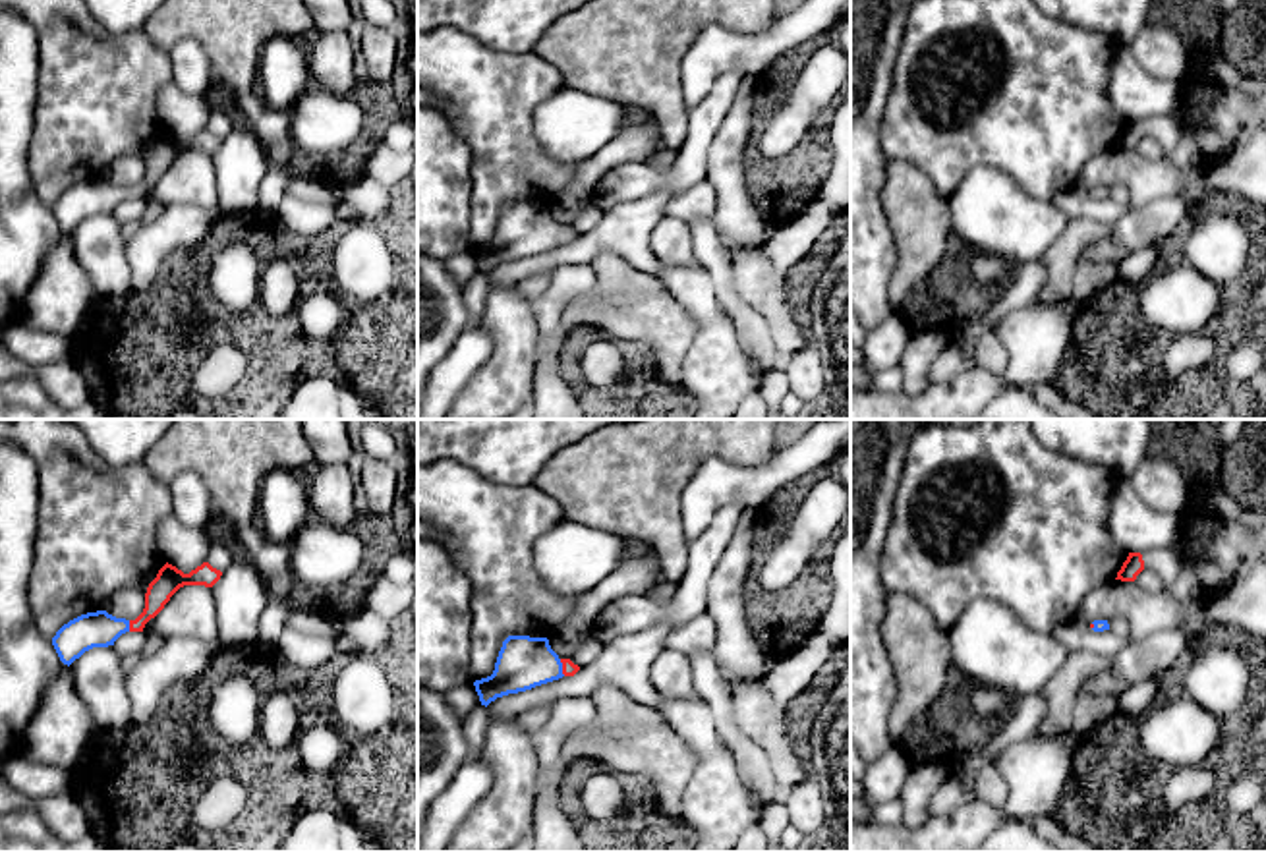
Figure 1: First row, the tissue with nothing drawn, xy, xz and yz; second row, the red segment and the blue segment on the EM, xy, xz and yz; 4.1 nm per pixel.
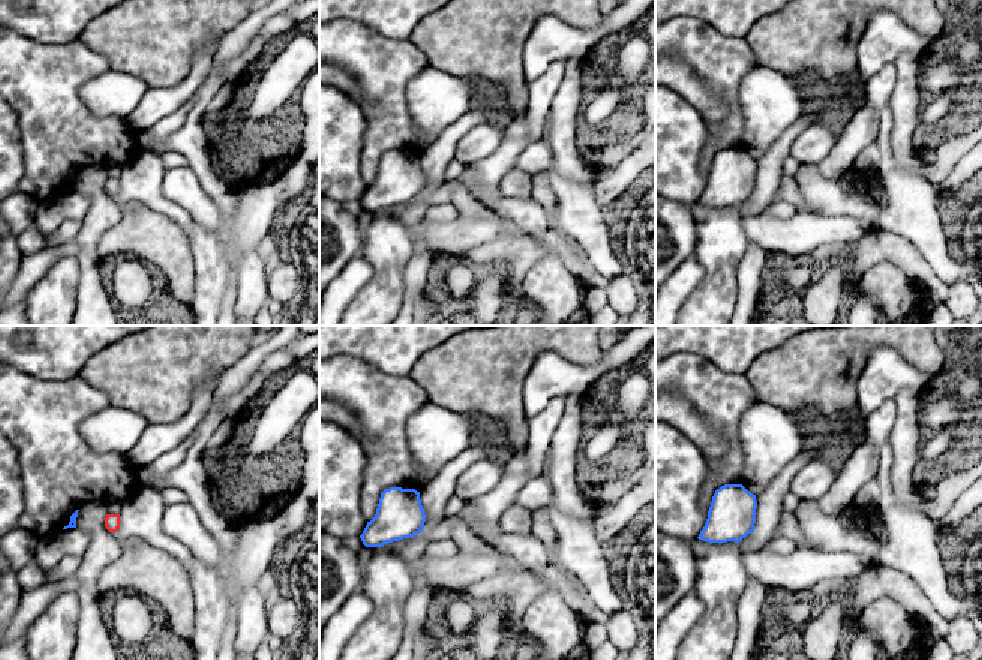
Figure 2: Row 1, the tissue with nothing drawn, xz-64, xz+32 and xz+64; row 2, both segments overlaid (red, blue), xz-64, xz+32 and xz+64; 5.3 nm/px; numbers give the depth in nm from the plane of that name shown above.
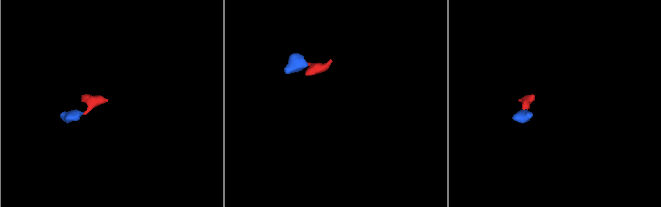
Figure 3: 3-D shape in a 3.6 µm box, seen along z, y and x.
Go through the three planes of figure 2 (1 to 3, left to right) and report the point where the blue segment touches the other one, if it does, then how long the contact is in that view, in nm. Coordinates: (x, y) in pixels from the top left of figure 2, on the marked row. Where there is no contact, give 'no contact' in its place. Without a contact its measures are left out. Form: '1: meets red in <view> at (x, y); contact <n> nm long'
1: no contact
2: no contact
3: no contact

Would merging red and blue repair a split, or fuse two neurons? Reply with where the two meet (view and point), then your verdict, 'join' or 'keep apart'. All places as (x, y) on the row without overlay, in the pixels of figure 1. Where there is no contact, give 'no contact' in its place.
xz (563, 234) | join

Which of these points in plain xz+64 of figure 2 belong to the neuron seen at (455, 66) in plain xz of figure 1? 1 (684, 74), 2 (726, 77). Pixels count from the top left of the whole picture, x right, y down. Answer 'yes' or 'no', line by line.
1: no
2: yes

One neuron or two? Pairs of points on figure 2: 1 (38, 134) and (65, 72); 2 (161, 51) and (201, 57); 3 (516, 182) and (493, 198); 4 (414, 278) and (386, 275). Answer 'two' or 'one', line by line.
1: one
2: two
3: two
4: two

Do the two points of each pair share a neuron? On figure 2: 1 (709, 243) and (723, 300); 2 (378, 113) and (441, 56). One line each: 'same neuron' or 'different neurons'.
1: same neuron
2: different neurons

